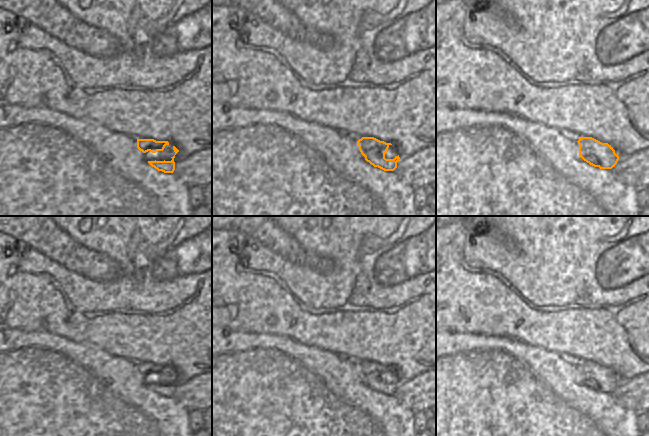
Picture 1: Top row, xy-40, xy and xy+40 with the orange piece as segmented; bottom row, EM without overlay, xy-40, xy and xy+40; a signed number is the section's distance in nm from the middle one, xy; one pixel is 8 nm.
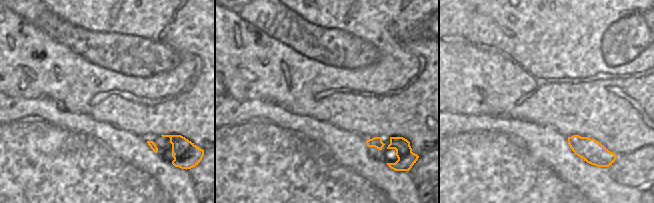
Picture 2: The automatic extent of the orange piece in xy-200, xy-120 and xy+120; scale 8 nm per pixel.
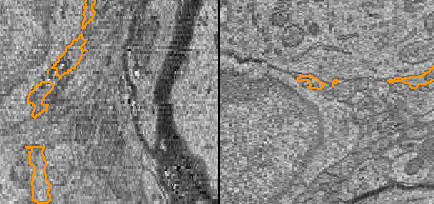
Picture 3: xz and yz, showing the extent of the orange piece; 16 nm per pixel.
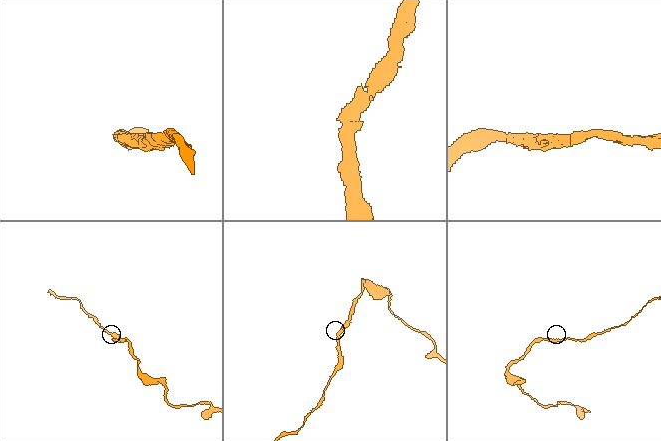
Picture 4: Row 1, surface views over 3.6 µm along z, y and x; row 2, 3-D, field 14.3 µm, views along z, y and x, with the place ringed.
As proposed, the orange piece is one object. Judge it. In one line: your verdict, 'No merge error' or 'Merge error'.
No merge error.

